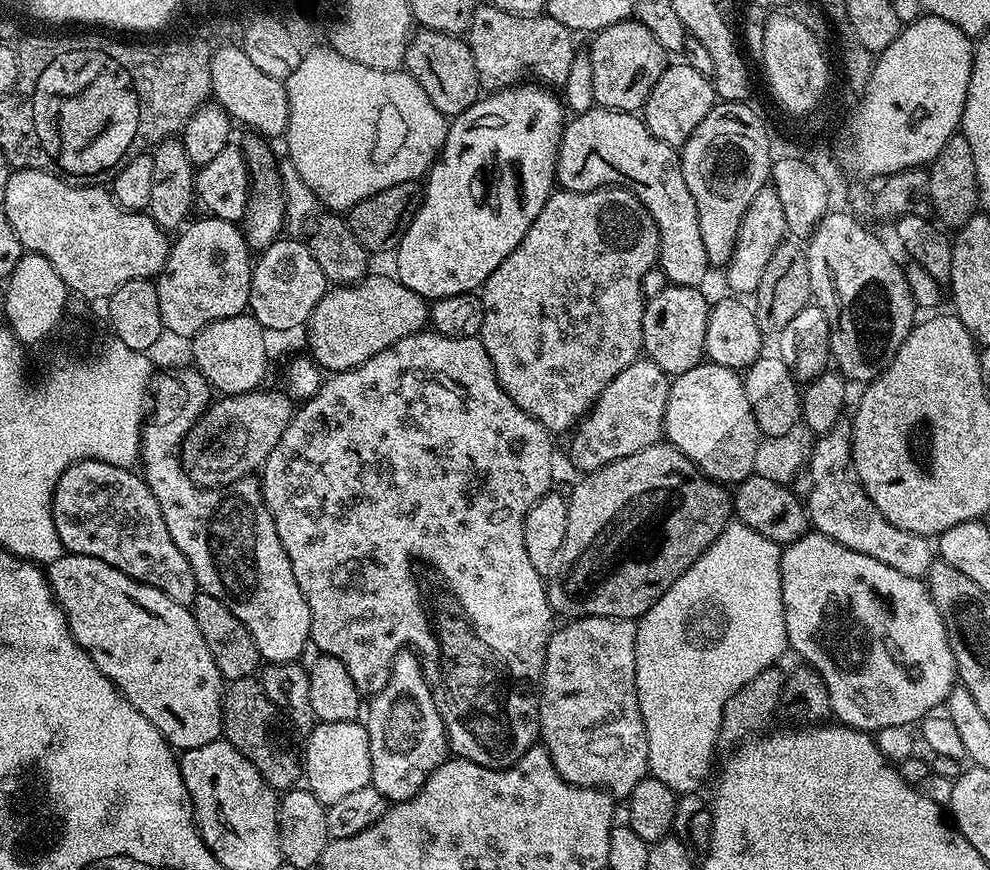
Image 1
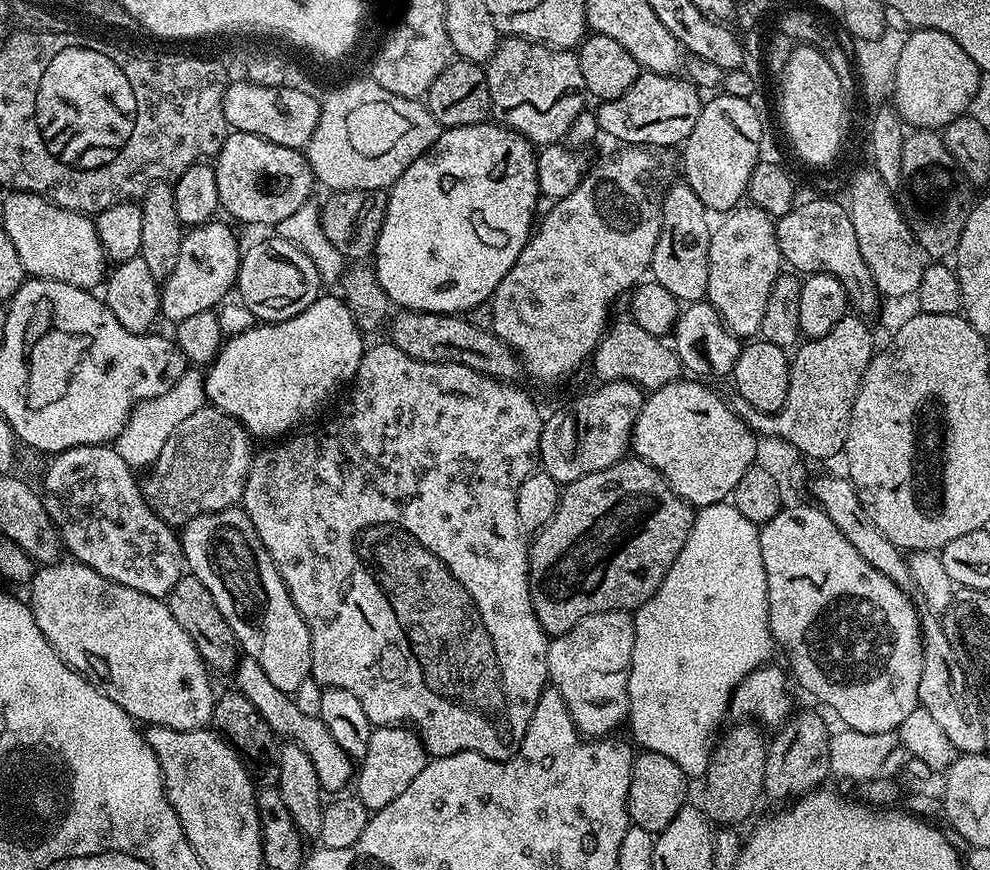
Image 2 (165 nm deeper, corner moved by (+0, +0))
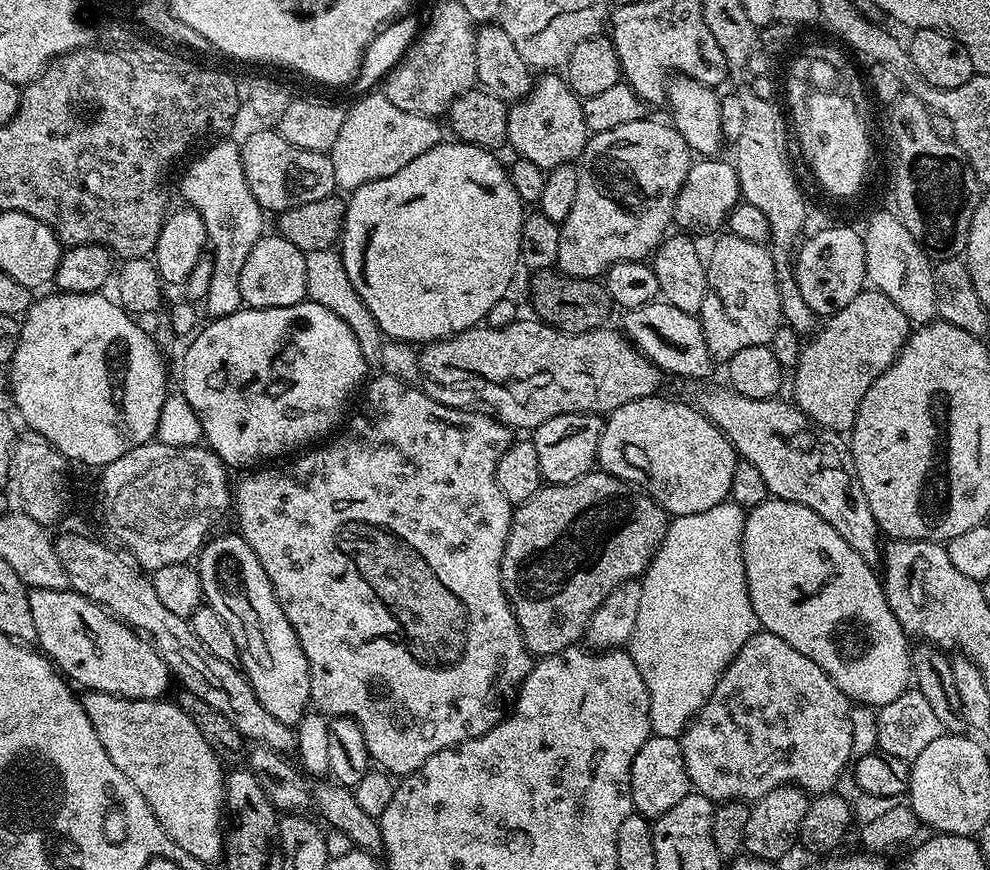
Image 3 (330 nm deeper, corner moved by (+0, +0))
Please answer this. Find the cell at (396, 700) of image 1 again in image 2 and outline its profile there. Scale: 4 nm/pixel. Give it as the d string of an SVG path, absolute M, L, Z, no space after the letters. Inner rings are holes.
M373 727L366 754L354 776L355 795L368 807L369 813L382 810L390 806L390 802L394 802L394 798L398 798L398 794L402 794L402 790L414 782L414 778L418 778L425 763L424 743L411 727Z

